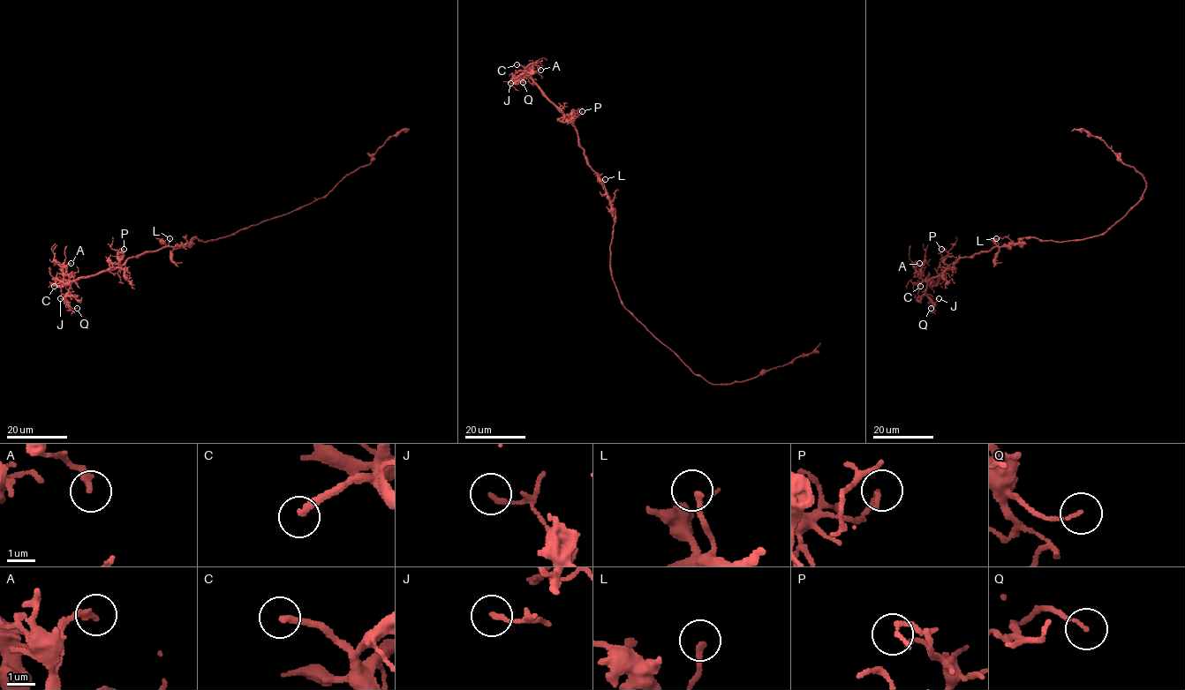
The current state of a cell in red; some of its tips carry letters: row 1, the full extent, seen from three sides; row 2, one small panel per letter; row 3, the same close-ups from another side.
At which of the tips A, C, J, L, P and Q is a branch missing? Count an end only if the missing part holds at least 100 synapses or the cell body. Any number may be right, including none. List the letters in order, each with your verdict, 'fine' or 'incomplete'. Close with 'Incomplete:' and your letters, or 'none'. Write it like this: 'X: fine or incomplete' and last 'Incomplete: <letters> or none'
A: fine
C: incomplete
J: fine
L: fine
P: fine
Q: fine
Incomplete: C

